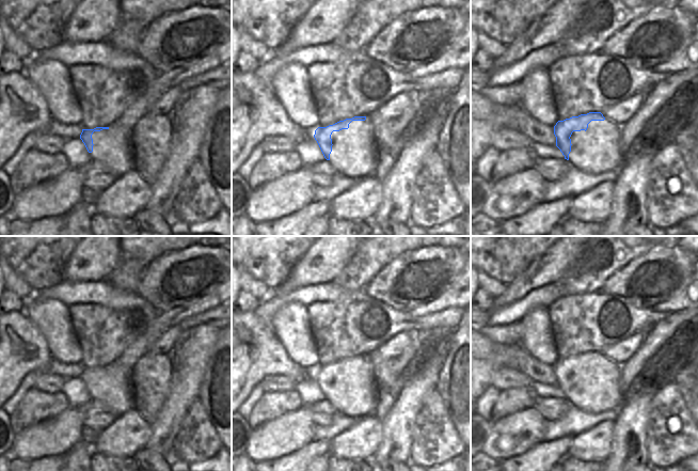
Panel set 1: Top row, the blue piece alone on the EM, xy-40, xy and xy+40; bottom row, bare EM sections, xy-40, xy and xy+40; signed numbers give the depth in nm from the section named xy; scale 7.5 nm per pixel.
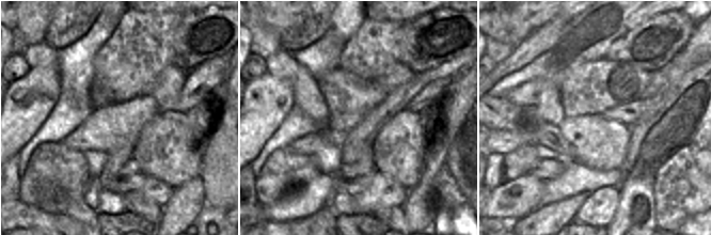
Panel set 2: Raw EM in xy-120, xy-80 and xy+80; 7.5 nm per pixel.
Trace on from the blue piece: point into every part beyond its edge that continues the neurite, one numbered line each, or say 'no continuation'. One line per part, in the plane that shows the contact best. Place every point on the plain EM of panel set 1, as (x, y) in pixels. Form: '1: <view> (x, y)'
no continuation.

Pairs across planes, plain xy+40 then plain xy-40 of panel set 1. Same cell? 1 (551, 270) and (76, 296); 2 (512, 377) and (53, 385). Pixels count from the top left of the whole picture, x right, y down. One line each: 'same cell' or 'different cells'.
1: different cells
2: same cell

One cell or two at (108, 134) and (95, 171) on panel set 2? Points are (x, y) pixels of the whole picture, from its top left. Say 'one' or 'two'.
two

